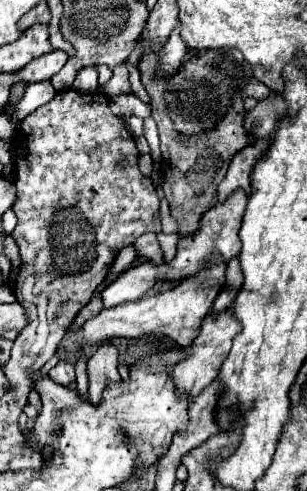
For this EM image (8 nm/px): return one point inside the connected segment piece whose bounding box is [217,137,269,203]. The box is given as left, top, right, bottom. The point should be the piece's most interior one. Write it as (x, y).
(238, 176)

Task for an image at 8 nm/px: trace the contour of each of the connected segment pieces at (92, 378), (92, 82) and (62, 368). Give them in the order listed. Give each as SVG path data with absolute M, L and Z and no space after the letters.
M101 343L93 357L87 363L89 373L89 401L99 403L101 393L109 383L121 383L121 375L117 371L117 357L119 349L111 343Z
M95 66L83 67L73 82L73 89L85 94L95 93L98 86L98 72Z
M59 361L49 377L55 381L55 383L61 383L61 385L69 385L71 381L75 381L75 369L73 369L73 363L67 363L67 361Z

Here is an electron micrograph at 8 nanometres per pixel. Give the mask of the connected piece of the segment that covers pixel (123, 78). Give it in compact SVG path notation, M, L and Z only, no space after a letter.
M125 63L117 65L113 69L113 77L101 87L101 91L109 97L115 97L115 95L123 95L123 93L129 93L131 91L131 85L129 85L129 71L125 67Z

